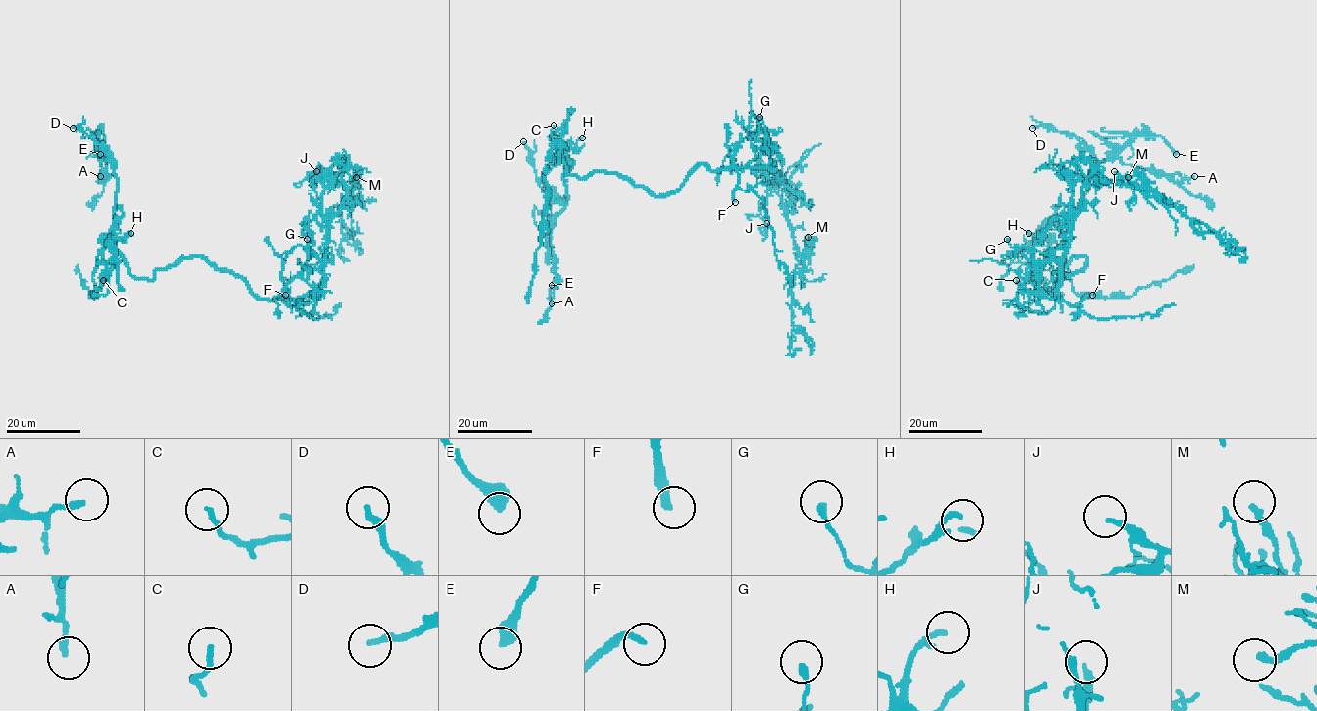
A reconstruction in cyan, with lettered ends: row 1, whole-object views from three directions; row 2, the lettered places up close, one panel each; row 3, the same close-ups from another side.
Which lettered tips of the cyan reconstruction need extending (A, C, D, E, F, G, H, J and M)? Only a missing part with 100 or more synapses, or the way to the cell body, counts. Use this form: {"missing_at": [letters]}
{"missing_at": ["F"]}

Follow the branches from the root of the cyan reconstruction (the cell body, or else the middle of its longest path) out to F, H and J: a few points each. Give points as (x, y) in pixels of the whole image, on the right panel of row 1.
F: (1059, 280), (1054, 294), (1071, 305), (1077, 305), (1092, 295)
H: (1059, 280), (1082, 269), (1086, 259), (1073, 257), (1062, 279), (1068, 273), (1066, 252), (1051, 239), (1028, 233)
J: (1059, 280), (1054, 294), (1060, 300), (1073, 186), (1084, 178), (1111, 183), (1121, 176), (1114, 171)

